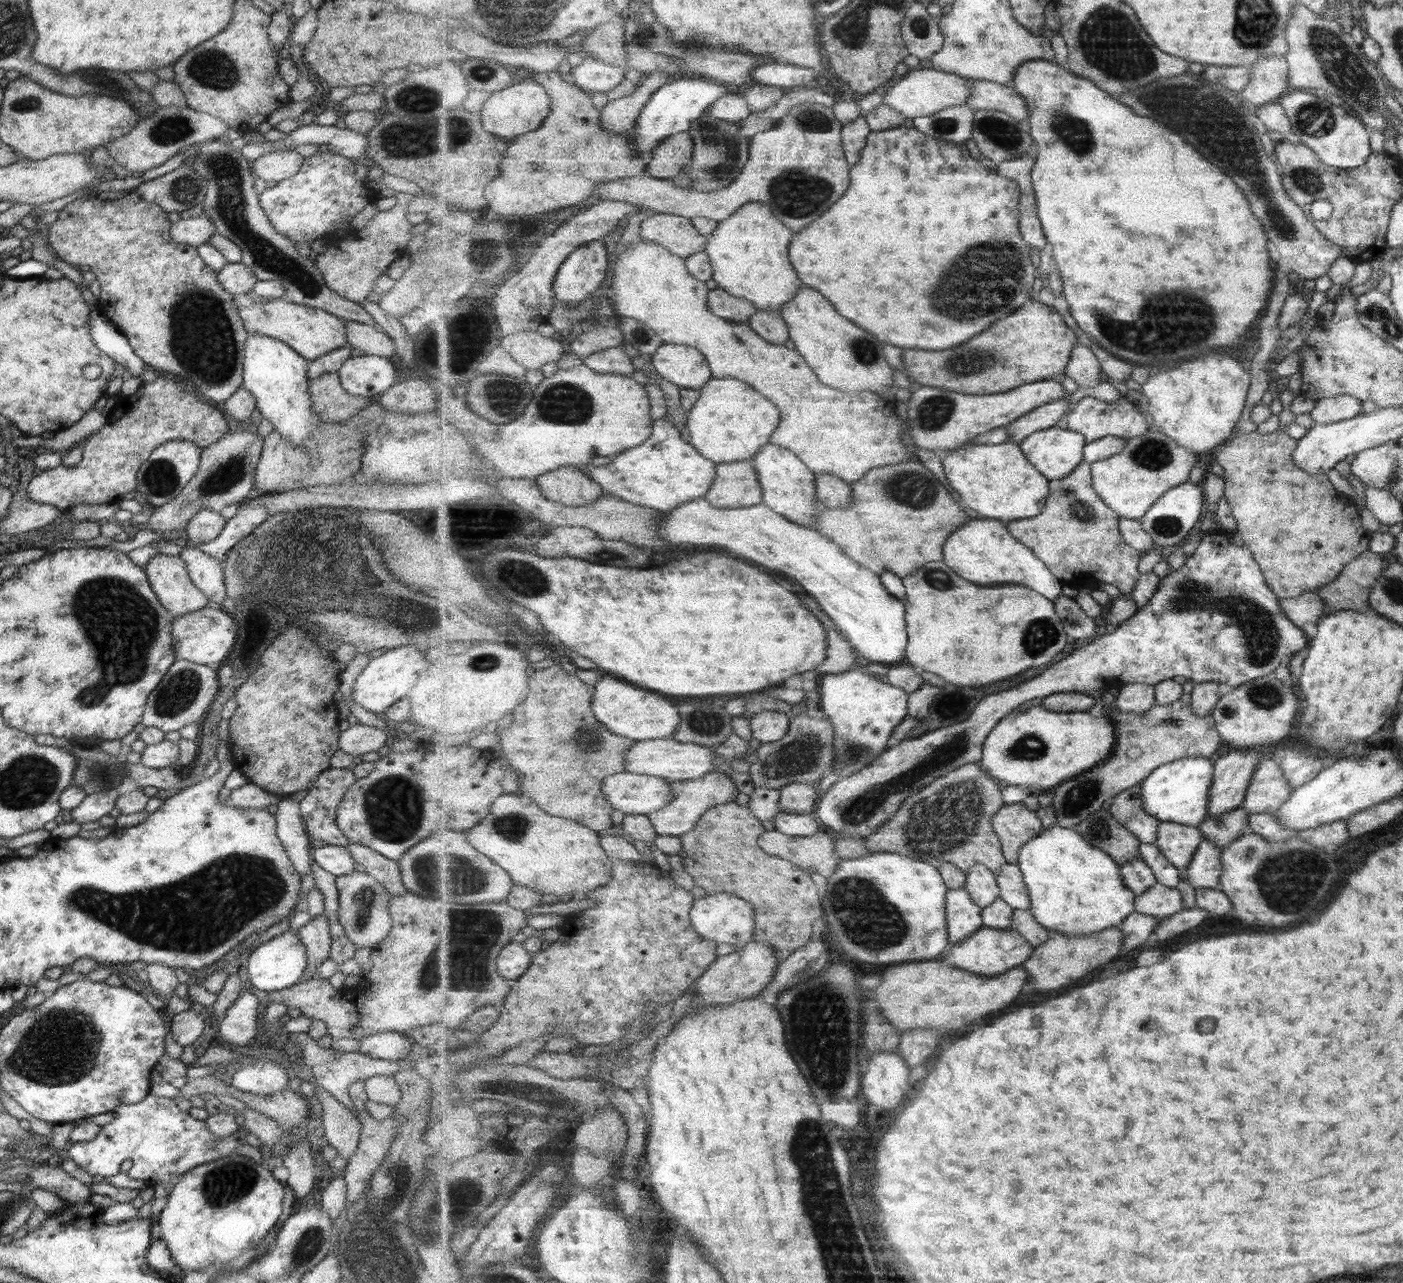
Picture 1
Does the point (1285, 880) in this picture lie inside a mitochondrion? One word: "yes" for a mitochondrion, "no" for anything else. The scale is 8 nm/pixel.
yes

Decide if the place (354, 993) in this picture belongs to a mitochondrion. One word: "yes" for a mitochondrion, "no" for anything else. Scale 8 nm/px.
no

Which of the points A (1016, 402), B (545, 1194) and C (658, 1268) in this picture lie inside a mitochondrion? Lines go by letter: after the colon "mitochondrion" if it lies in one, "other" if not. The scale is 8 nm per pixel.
A: other
B: other
C: other

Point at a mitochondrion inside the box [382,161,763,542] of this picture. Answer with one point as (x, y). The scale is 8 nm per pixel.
(567, 403)

